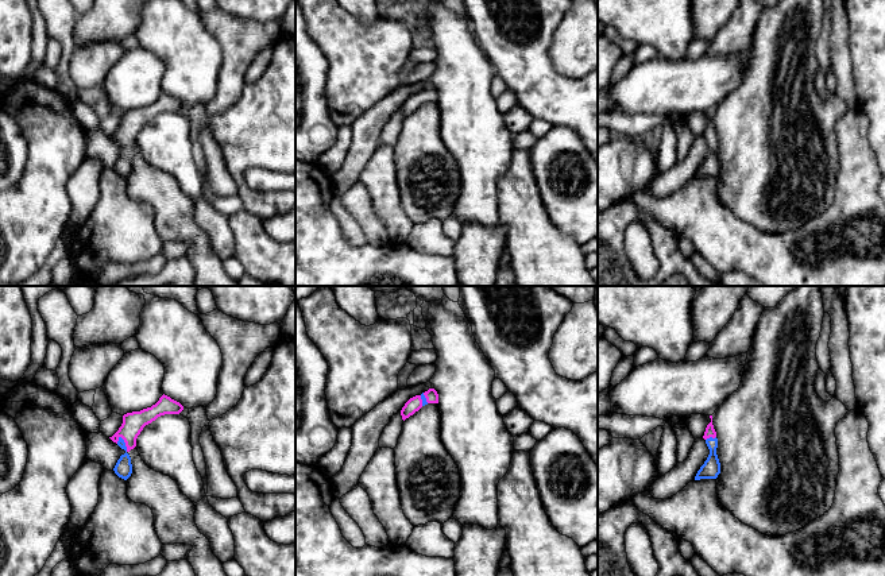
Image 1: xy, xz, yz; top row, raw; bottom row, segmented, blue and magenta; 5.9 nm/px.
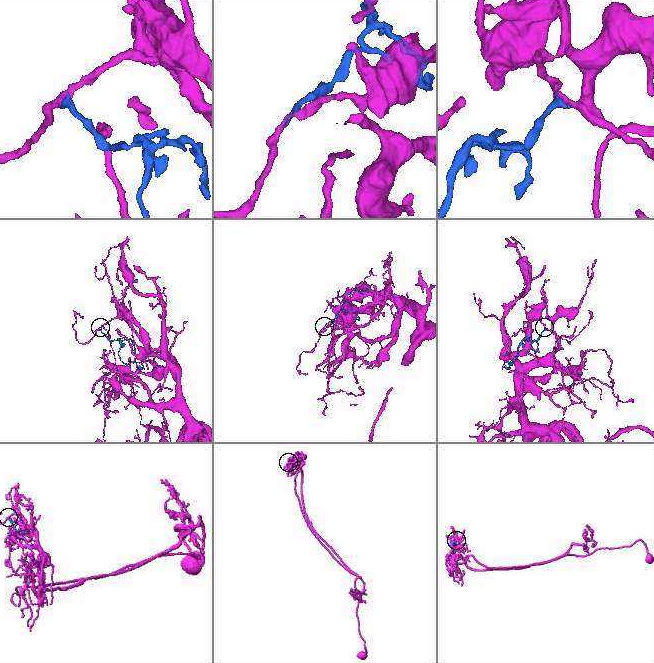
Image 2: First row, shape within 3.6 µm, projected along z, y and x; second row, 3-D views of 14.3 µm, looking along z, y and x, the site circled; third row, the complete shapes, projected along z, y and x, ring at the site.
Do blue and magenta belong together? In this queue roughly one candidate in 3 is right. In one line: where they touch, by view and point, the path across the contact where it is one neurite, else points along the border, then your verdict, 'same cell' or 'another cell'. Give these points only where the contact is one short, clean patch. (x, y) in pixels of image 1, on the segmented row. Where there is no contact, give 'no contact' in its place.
meets blue in xy at (124, 444); runs through xy (123, 468), (126, 457), (124, 444), (134, 422); same cell

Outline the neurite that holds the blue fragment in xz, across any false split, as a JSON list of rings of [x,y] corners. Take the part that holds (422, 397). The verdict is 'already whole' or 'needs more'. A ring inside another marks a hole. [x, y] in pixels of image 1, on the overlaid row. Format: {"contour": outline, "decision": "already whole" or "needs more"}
{"contour": [[[434,388],[410,398],[401,410],[402,420],[405,421],[428,403],[438,403],[438,394]]], "decision": "needs more"}

